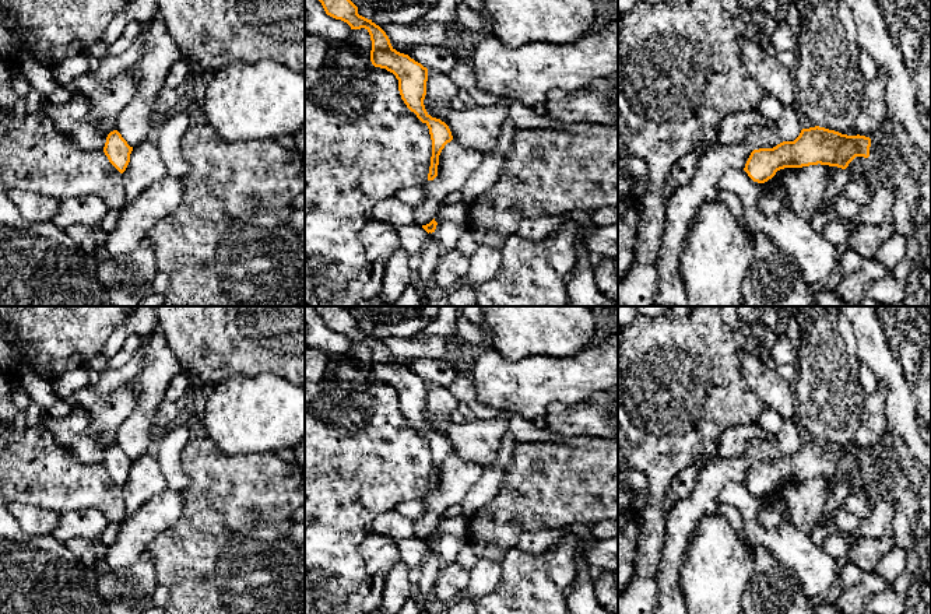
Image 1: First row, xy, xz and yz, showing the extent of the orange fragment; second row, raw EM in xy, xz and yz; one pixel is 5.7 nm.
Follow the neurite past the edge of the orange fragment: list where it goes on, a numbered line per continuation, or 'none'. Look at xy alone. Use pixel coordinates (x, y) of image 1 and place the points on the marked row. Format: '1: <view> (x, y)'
none

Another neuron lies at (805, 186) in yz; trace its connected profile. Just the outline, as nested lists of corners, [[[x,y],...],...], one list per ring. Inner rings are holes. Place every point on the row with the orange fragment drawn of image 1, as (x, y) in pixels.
[[[809,165],[802,168],[784,168],[776,172],[787,192],[790,208],[805,222],[811,222],[819,208],[828,187],[828,179],[835,173],[829,165]]]

